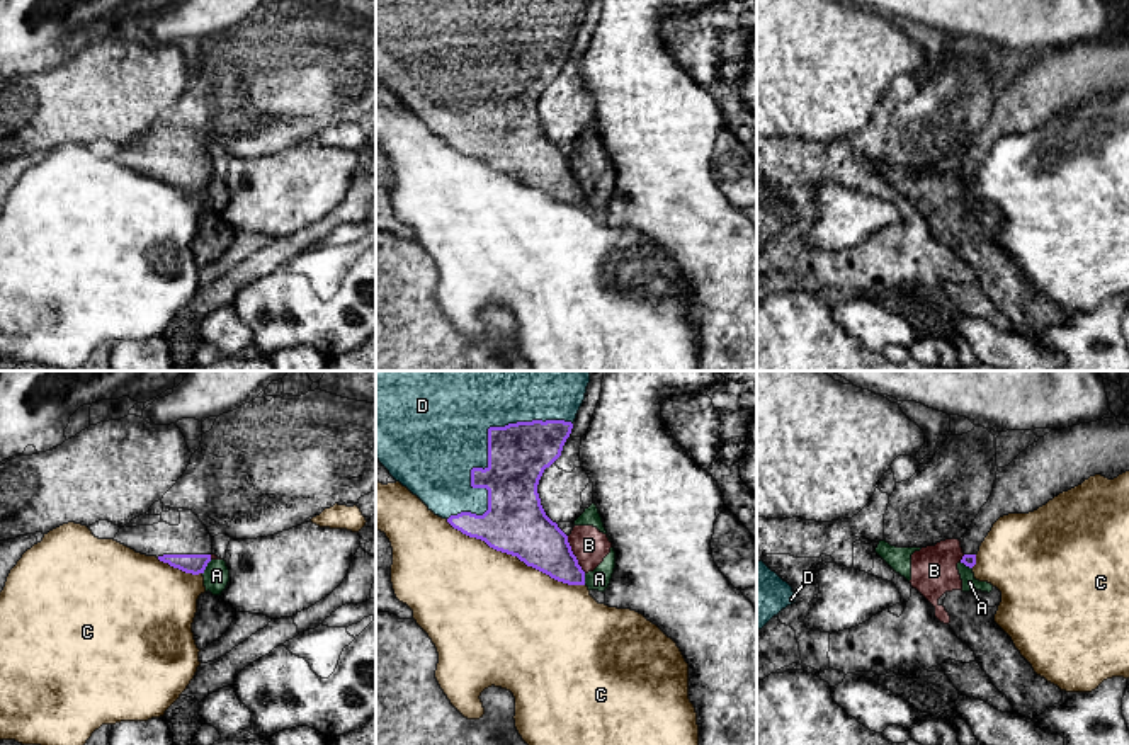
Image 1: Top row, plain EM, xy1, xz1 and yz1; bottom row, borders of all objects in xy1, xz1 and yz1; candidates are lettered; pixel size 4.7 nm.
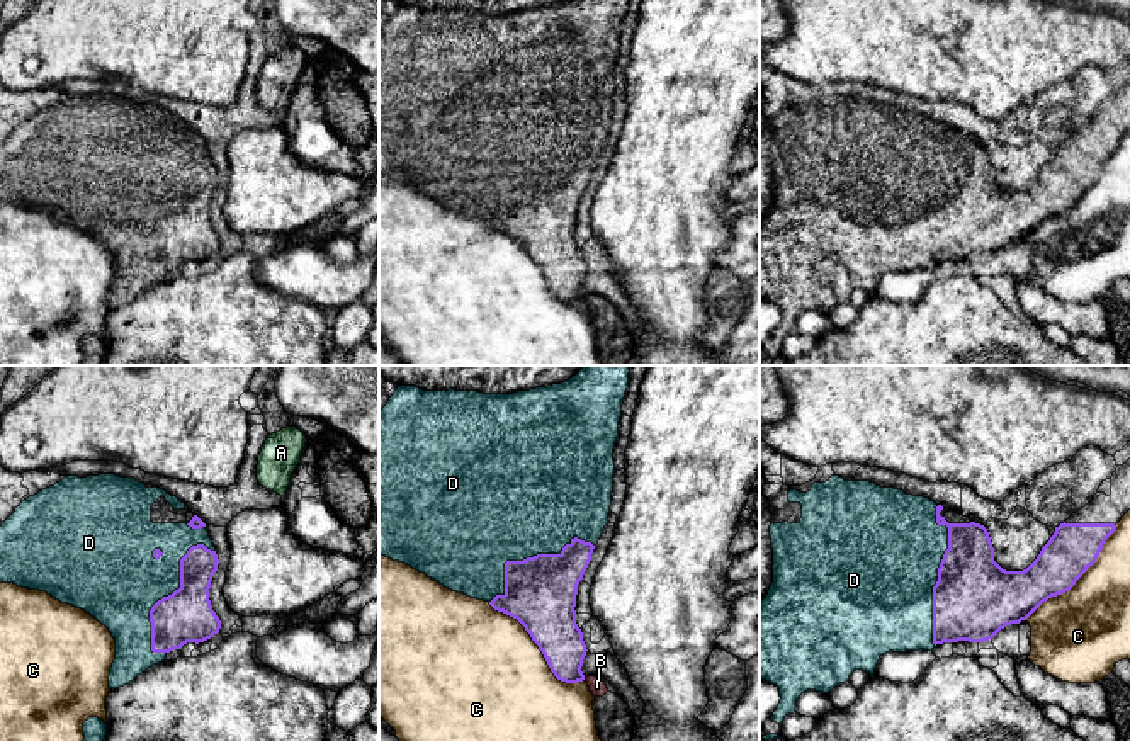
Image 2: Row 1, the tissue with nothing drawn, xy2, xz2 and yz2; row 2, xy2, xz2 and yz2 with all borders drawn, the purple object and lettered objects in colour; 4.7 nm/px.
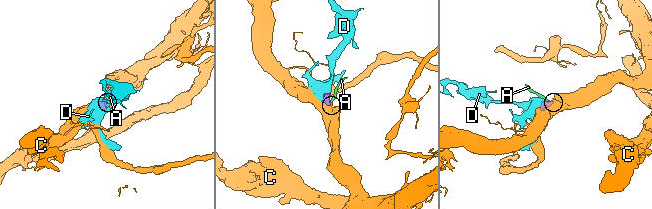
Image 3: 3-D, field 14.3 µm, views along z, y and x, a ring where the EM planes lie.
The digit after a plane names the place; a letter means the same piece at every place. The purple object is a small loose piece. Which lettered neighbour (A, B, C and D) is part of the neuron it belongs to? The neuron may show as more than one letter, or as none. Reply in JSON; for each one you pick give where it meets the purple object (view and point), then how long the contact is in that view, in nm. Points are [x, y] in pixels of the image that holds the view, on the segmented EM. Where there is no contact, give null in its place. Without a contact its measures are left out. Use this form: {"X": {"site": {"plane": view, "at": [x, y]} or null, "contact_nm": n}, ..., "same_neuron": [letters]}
{"D": {"site": {"plane": "xz1", "at": [488, 458]}, "contact_nm": 750}, "same_neuron": ["D"]}

